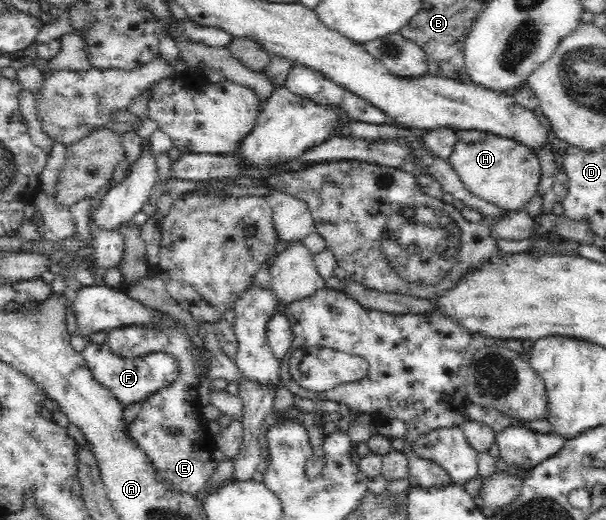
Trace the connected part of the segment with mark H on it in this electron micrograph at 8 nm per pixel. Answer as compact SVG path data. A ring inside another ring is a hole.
M463 131L458 134L448 162L473 195L509 212L522 210L529 200L538 195L541 176L538 157L523 144L509 138L479 131Z

